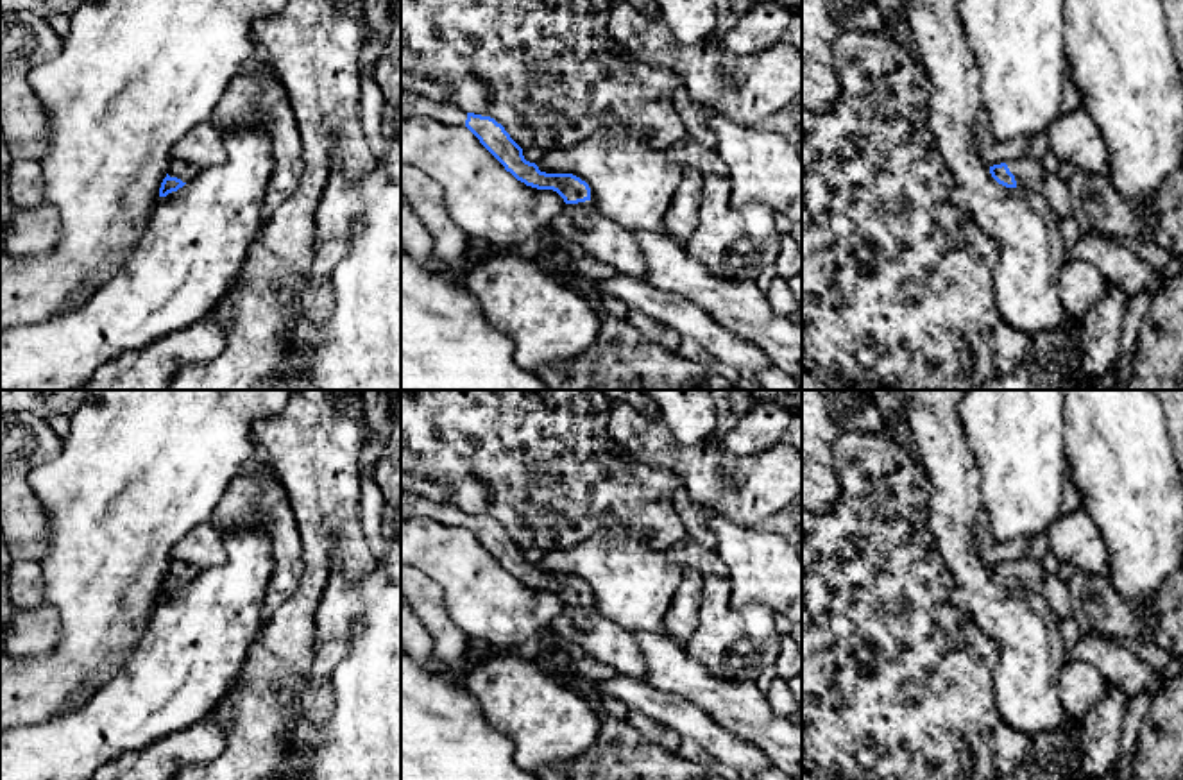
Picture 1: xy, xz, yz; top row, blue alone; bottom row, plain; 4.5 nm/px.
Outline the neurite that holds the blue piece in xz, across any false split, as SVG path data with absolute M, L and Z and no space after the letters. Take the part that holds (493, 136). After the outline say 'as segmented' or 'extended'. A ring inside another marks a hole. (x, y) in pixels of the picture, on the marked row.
M401 91L401 122L412 118L467 127L517 181L537 190L553 190L564 199L566 208L551 220L551 231L583 247L594 259L614 267L617 274L646 279L646 259L632 234L598 211L585 181L573 174L540 172L535 163L524 159L523 148L490 116L464 113L451 104Z; extended

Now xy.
M174 157L170 163L170 170L161 182L159 197L166 197L168 193L177 191L186 182L190 182L199 172L199 166Z; extended

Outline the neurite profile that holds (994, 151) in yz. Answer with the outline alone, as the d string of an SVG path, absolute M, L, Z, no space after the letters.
M984 107L974 116L974 132L979 143L979 154L988 166L1022 159L1029 152L1031 138L999 140L990 127L990 114Z

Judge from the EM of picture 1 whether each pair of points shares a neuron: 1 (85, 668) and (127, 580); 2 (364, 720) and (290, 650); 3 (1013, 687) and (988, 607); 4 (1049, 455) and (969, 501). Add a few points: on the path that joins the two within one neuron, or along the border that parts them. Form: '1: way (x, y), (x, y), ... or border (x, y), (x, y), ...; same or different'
1: way (92, 646), (99, 628), (101, 607), (106, 601); same
2: border (346, 650), (328, 680), (331, 714), (317, 727); different
3: way (1013, 668), (1013, 632), (1008, 627); same
4: border (970, 453), (979, 473), (983, 507); different

